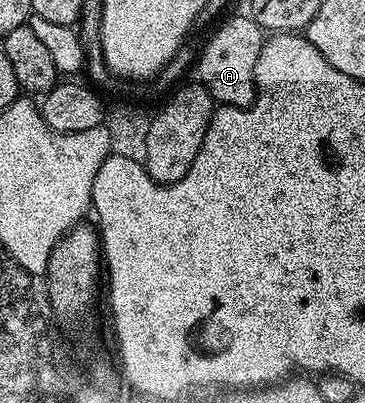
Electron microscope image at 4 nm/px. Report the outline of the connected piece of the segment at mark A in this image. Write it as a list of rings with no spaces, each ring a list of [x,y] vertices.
[[[236,16],[229,18],[209,38],[209,43],[200,47],[195,63],[195,78],[211,92],[214,103],[222,106],[251,106],[257,99],[257,81],[255,80],[255,64],[259,64],[259,52],[267,41],[266,31],[253,18]]]

